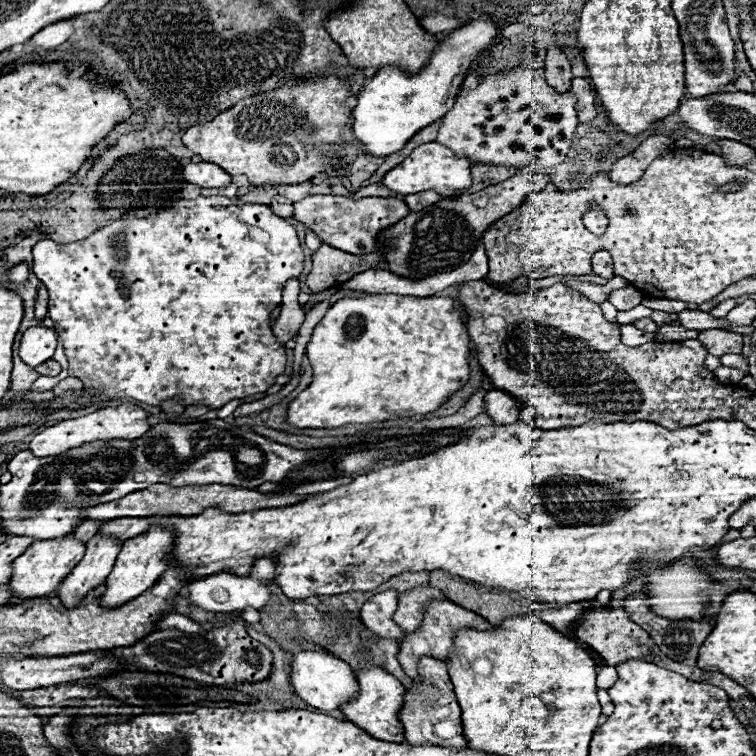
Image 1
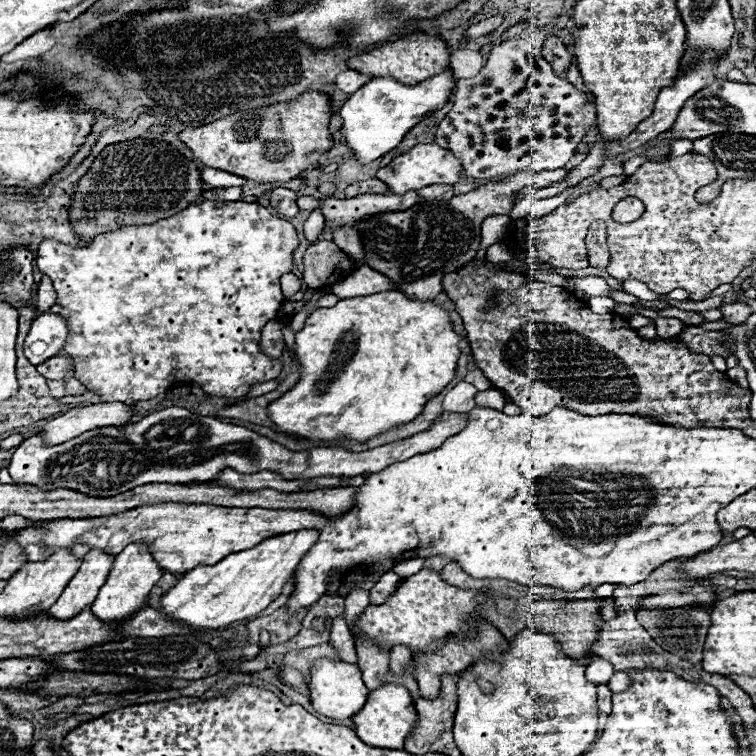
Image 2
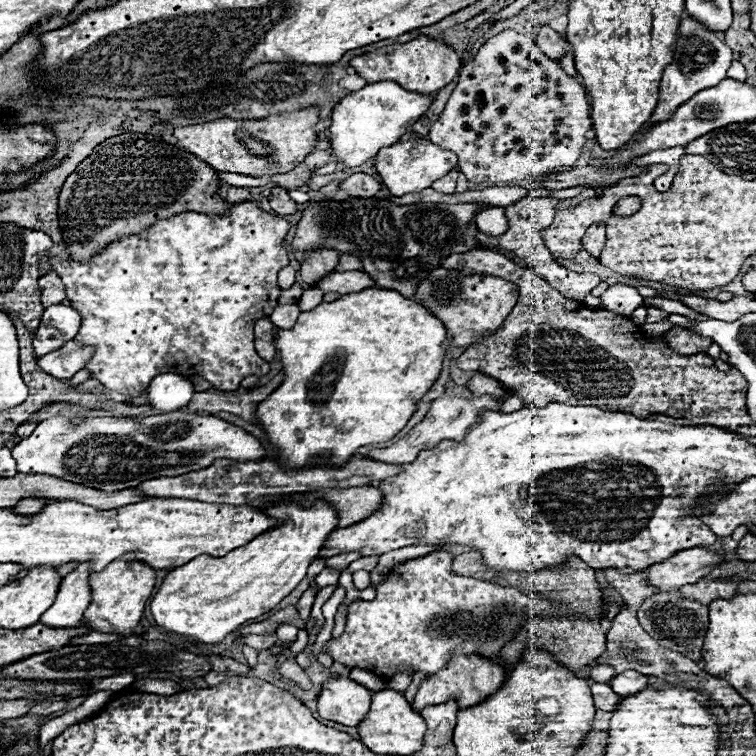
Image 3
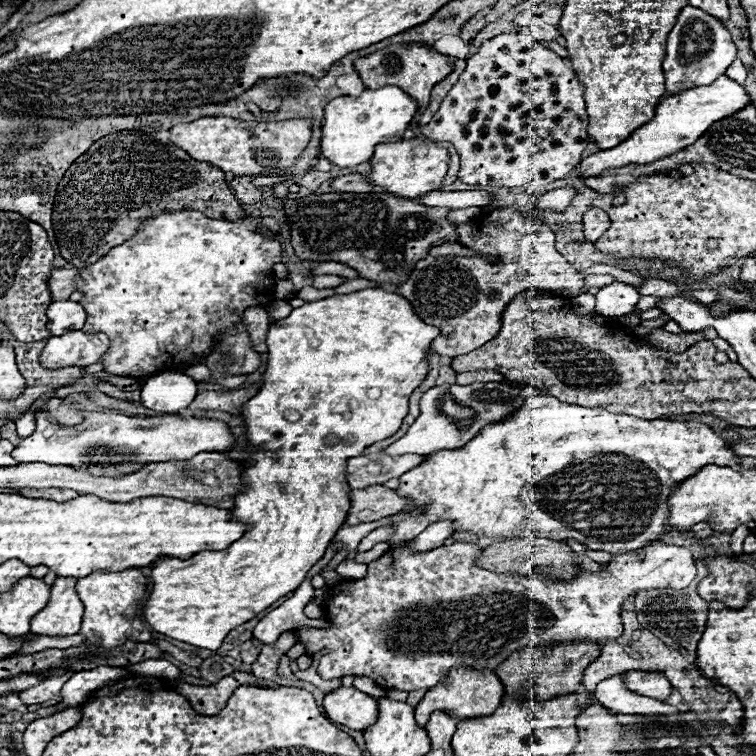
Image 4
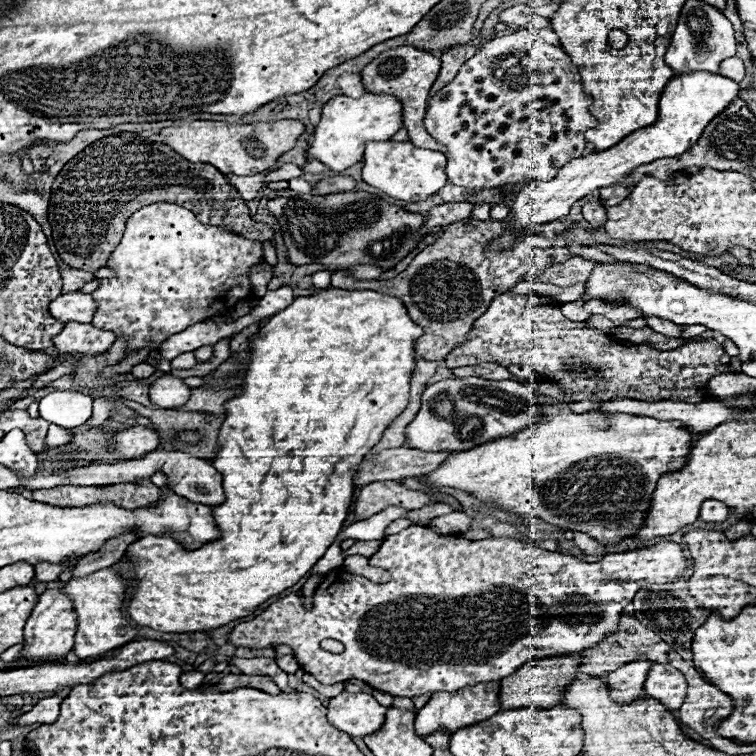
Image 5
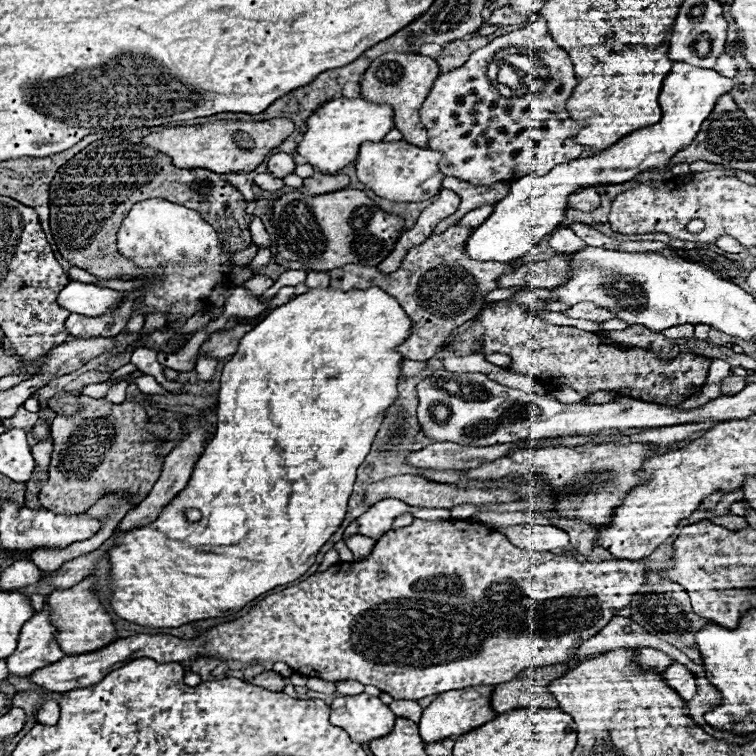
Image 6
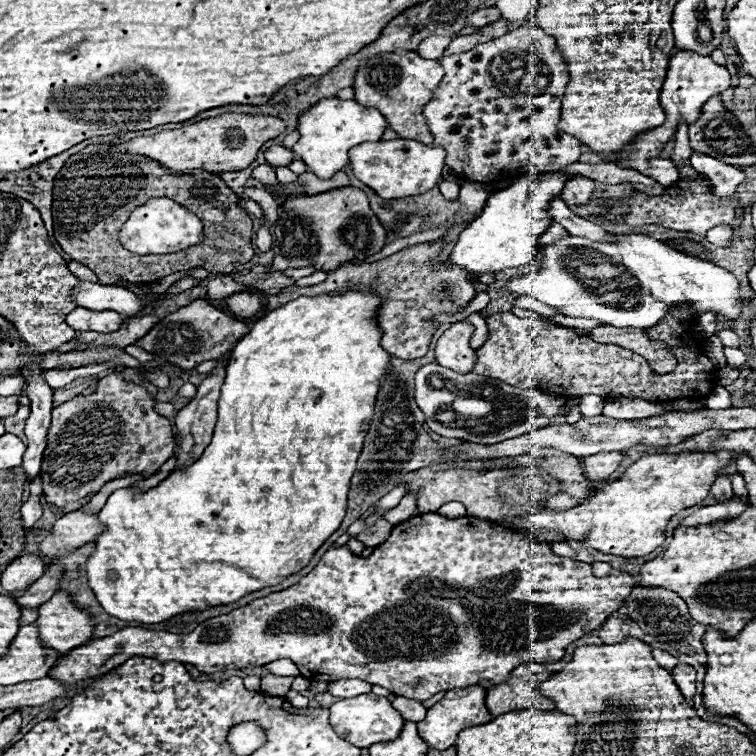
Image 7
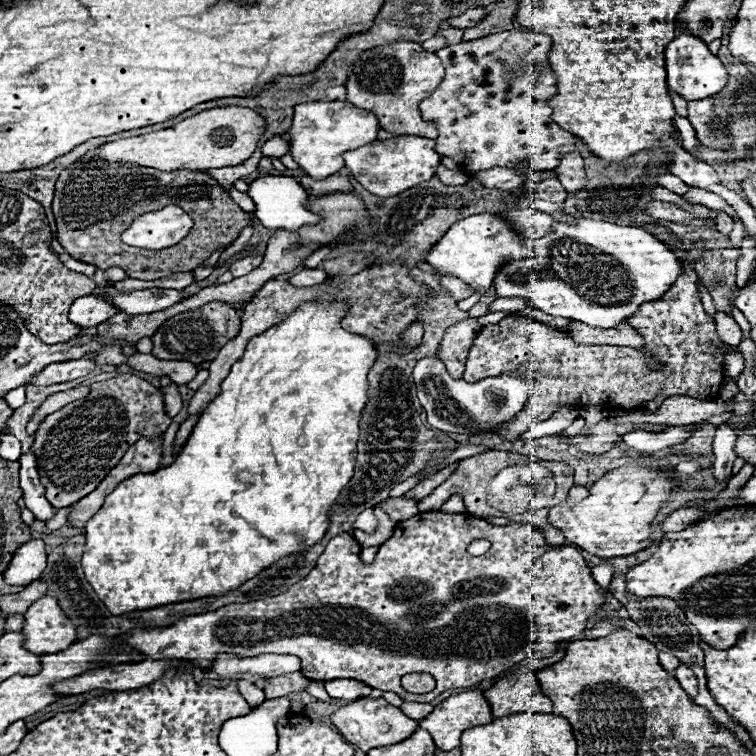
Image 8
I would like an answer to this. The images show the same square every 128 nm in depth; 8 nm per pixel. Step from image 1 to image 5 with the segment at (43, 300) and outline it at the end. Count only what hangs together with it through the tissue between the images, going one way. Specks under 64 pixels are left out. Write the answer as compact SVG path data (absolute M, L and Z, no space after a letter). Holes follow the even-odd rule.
M66 268L60 272L62 274L62 292L76 292L80 290L86 282L94 280L94 274L92 272L86 272L86 270L78 270L78 268Z

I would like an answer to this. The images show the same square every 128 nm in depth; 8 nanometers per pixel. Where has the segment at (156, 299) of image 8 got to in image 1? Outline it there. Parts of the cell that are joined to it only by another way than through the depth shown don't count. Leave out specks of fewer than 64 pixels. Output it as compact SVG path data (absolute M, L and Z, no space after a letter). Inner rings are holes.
M42 324L28 328L20 342L22 362L26 362L32 368L48 362L48 358L52 358L54 350L56 350L56 340L58 340L56 330L50 330Z

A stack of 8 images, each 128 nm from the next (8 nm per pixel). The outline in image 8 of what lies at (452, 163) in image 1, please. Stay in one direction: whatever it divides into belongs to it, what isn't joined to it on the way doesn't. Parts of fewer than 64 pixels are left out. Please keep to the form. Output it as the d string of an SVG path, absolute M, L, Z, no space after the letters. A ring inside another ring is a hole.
M396 136L390 140L376 140L362 148L344 152L346 168L350 168L352 176L372 194L376 196L396 196L404 192L404 188L412 188L416 184L428 182L434 178L440 154L434 152L434 142L420 136Z

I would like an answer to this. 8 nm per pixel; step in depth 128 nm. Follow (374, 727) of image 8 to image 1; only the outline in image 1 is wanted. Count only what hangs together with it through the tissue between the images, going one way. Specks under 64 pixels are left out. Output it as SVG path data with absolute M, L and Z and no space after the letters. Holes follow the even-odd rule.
M302 650L302 652L294 654L294 658L290 662L288 678L290 678L290 684L296 692L296 696L300 696L306 704L320 708L320 710L326 710L326 712L338 710L338 706L344 700L350 700L358 692L352 668L344 660L340 660L328 652Z

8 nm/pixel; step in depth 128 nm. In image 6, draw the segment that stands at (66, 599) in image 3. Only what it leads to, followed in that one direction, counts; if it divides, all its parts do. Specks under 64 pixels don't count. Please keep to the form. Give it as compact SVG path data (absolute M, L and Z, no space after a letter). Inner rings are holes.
M44 604L40 612L36 612L20 632L18 648L12 656L8 656L10 678L20 676L26 678L34 670L54 664L62 660L66 654L58 646L58 628L50 620L50 608Z

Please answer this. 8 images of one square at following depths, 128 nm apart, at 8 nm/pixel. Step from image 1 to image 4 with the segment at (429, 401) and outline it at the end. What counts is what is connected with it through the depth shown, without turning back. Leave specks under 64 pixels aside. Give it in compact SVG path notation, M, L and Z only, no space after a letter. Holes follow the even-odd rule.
M366 288L366 290L358 290L352 294L336 294L324 300L316 300L316 302L306 302L300 308L294 308L292 314L284 320L278 320L270 326L268 330L268 366L262 378L262 388L260 392L248 400L242 408L242 418L246 424L246 436L248 436L248 452L250 458L242 460L246 470L244 470L244 484L248 488L248 492L240 492L236 496L236 504L234 504L234 520L244 520L248 524L248 532L236 540L234 544L230 544L224 552L216 552L216 550L204 550L194 554L188 560L176 560L176 558L160 558L152 564L152 580L154 580L154 588L150 592L148 602L144 604L144 618L146 622L160 634L166 634L170 638L182 640L186 644L198 646L198 648L208 648L208 650L218 650L222 640L240 624L252 620L256 614L260 614L262 610L266 610L270 604L274 604L278 598L286 596L288 592L294 592L302 580L306 578L308 570L324 556L326 548L330 546L330 540L334 538L334 534L340 530L340 526L346 520L348 508L350 508L350 488L344 480L344 468L346 468L346 460L360 456L364 448L368 448L374 442L386 440L390 438L394 432L398 432L398 428L402 426L406 414L408 414L408 396L414 392L414 388L418 388L424 378L428 376L428 352L430 352L430 344L432 340L440 334L438 328L432 328L430 324L424 324L420 320L420 316L416 316L416 312L412 310L412 304L394 292L386 292L382 288ZM284 410L298 410L300 412L300 420L298 422L284 422Z

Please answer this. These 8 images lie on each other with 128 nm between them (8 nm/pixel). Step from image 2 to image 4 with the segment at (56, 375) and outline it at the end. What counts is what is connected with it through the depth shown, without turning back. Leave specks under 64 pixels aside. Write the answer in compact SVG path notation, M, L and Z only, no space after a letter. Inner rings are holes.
M70 330L64 336L52 336L40 354L44 368L84 368L100 360L108 350L110 340L104 334L84 334L82 330Z

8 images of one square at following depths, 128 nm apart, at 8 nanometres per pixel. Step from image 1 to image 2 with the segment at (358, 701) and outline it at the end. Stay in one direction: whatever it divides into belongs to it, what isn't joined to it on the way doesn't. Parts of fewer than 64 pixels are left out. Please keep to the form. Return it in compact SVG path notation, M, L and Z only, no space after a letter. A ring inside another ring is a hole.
M386 682L384 686L370 690L368 700L364 704L364 708L360 712L356 712L356 716L352 716L354 720L354 730L360 736L362 742L366 742L368 746L376 746L376 748L390 748L390 750L402 750L404 748L404 740L406 736L412 732L414 722L416 722L416 708L412 702L410 692L394 682Z

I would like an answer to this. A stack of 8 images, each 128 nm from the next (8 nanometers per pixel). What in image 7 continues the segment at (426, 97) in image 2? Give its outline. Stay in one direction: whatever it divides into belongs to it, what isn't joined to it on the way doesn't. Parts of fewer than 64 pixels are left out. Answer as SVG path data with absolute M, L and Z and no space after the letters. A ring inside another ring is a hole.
M324 98L316 106L308 108L298 122L300 140L294 144L294 152L302 156L304 164L318 178L332 178L348 164L348 150L360 142L378 142L388 128L386 118L376 108L366 108L356 100Z

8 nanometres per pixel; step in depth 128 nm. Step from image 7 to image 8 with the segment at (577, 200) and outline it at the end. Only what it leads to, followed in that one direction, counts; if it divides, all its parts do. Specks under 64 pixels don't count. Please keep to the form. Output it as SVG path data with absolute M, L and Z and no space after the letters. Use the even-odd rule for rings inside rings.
M570 152L568 156L564 156L560 160L556 172L558 172L558 178L560 178L560 182L568 194L578 192L586 184L584 164L582 164L582 156L578 152Z

